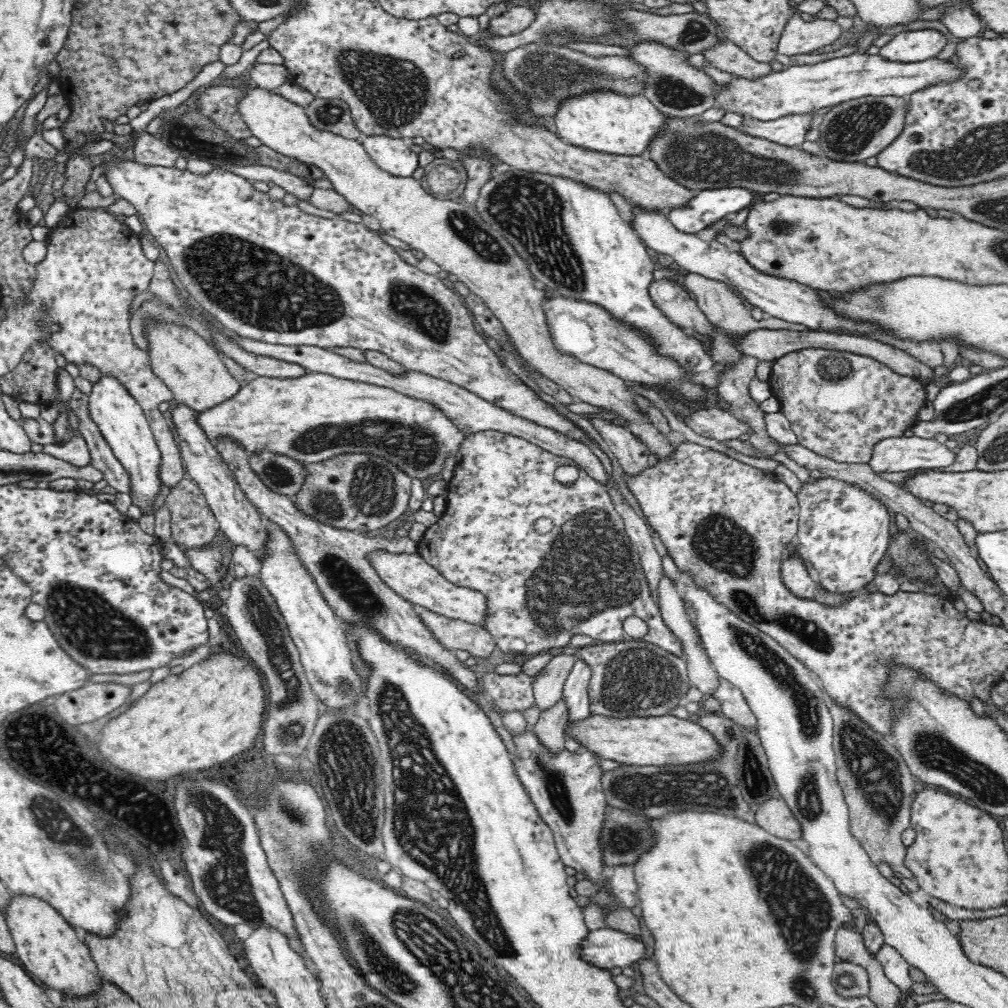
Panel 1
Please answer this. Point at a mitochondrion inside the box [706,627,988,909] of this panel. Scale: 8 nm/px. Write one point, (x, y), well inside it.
(876, 775)

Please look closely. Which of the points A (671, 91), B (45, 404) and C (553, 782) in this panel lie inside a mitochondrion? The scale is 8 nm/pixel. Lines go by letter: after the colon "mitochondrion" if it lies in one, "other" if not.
A: mitochondrion
B: other
C: mitochondrion

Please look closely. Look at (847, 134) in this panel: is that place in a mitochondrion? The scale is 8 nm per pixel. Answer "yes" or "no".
yes

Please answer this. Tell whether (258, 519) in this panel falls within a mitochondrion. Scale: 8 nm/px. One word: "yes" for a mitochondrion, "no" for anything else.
no

